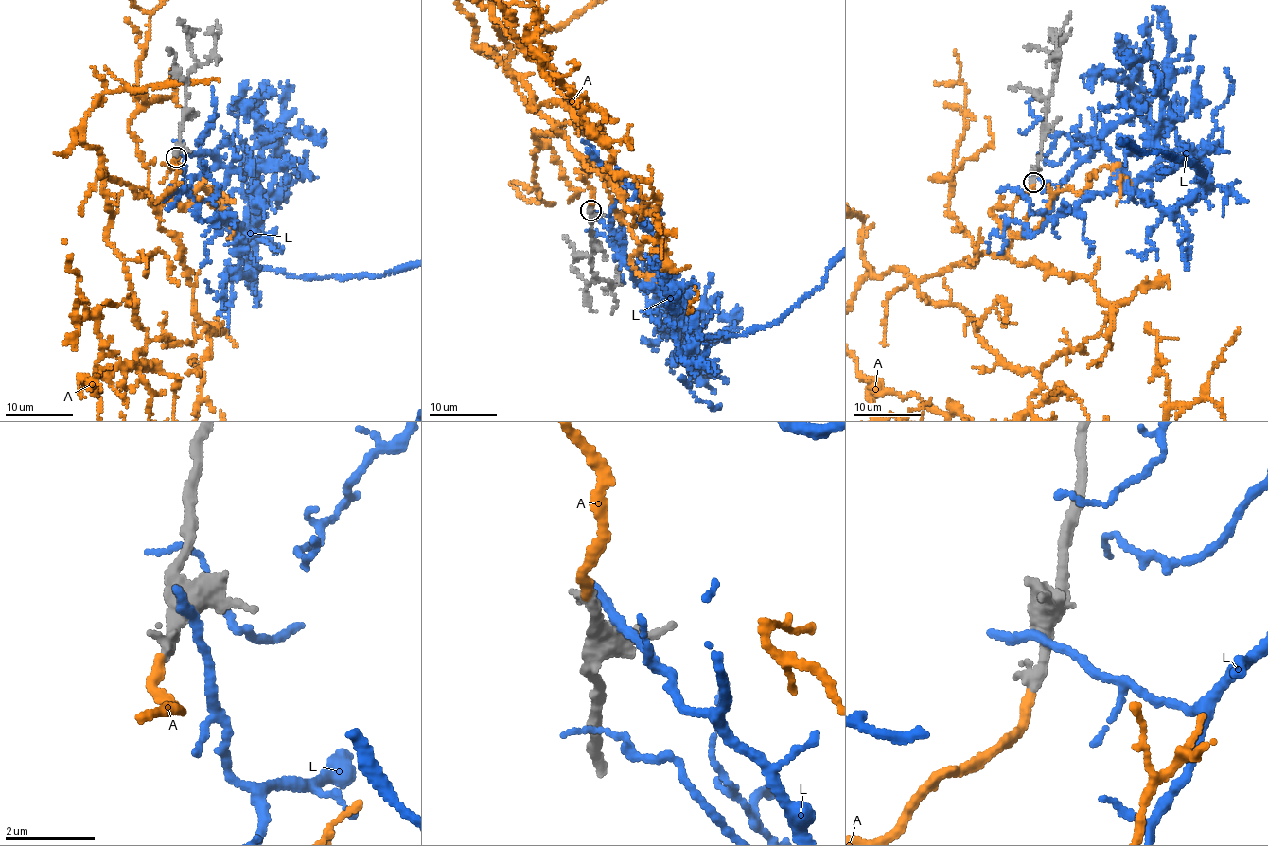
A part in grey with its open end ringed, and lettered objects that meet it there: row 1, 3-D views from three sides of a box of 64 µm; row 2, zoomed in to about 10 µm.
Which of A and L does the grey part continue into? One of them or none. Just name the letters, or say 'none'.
A

